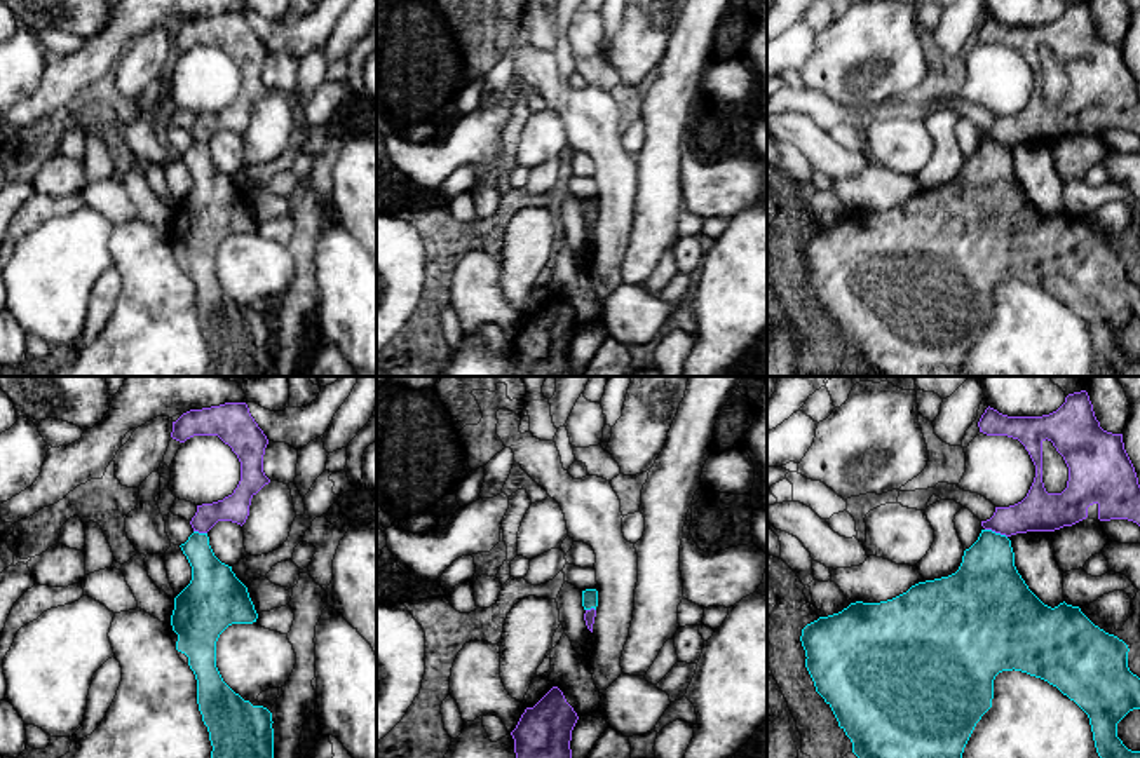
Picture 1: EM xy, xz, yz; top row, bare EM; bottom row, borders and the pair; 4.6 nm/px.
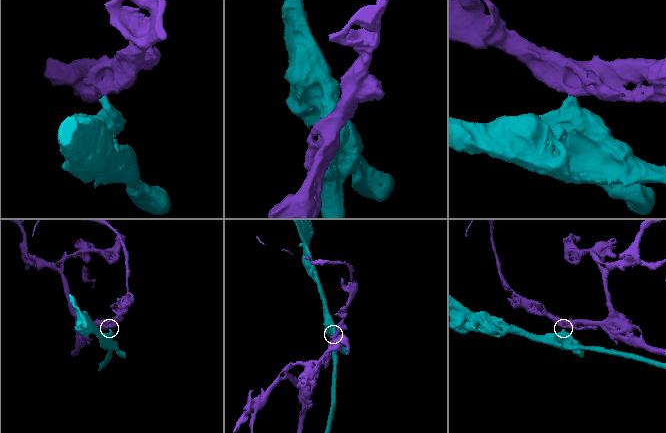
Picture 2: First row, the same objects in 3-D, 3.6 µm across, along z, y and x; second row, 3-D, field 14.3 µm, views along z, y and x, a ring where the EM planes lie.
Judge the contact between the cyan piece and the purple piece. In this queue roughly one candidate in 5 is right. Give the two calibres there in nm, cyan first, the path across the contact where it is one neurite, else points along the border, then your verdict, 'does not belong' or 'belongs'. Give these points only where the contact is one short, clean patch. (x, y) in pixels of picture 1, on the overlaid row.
320 nm thick on the cyan side, 190 nm on the other; border along yz (985, 528), (1006, 537); does not belong

